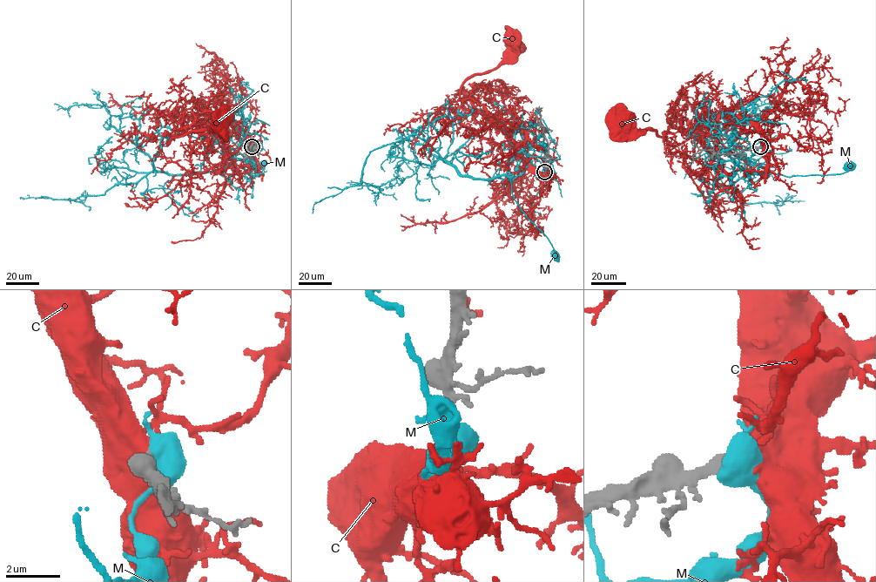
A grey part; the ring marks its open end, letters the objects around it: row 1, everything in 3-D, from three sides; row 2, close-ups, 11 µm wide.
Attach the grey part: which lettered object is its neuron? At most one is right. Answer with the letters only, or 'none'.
C

